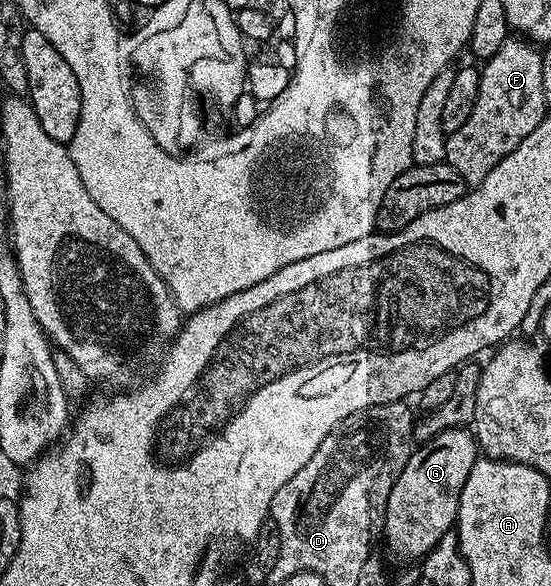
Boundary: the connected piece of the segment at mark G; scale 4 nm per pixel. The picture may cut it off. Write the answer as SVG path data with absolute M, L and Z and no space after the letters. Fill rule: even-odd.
M468 429L448 430L441 432L429 442L420 443L413 455L407 460L403 472L399 472L399 480L395 480L395 488L391 488L391 496L385 509L383 542L397 558L414 558L420 560L439 544L443 535L454 529L459 512L459 496L463 492L463 484L467 484L467 476L471 476L471 468L479 457L476 437Z

